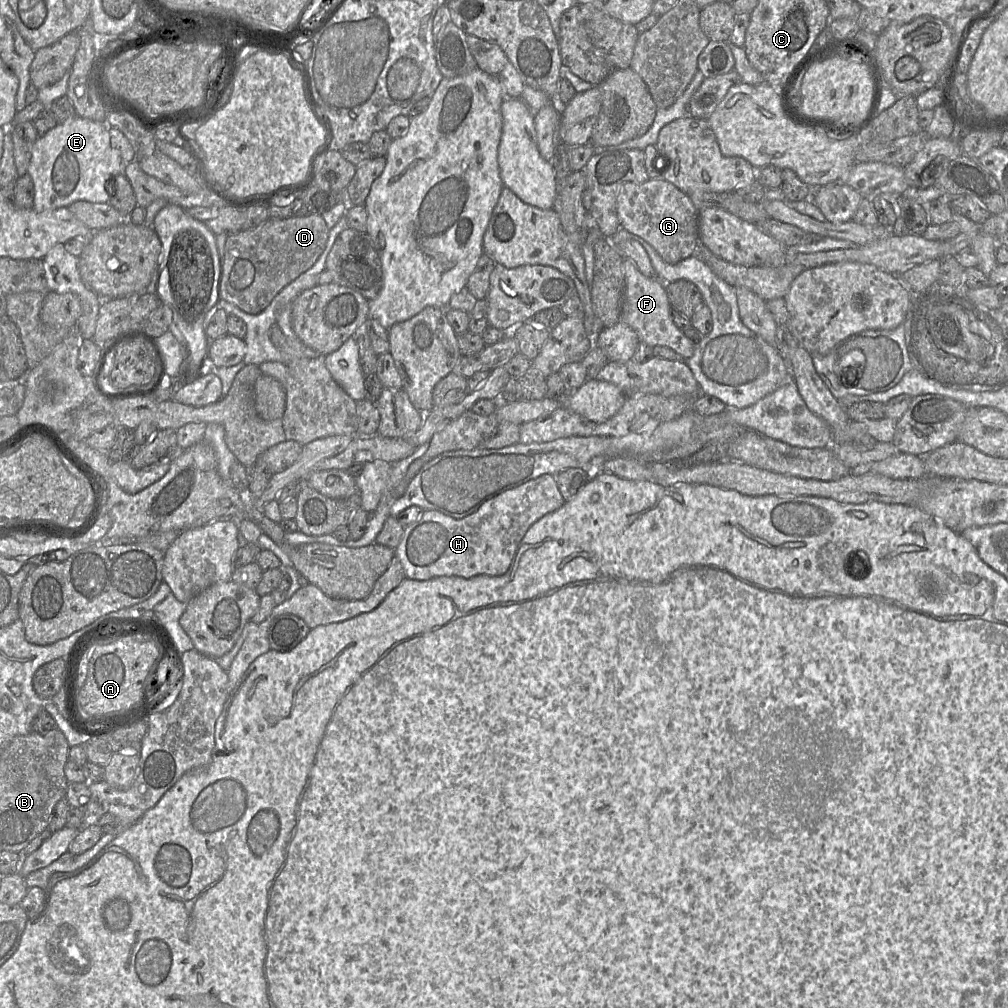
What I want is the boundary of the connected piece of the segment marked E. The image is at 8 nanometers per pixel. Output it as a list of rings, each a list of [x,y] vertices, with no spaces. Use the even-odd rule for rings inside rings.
[[[78,115],[40,136],[34,144],[28,175],[34,183],[34,209],[43,212],[68,207],[76,201],[110,203],[109,182],[123,171],[120,151],[113,147],[106,122]]]

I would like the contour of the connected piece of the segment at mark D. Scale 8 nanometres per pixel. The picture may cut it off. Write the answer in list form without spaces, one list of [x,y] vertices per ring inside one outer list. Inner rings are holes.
[[[322,215],[270,218],[259,226],[228,235],[220,281],[220,299],[250,314],[266,309],[276,295],[310,269],[323,253],[330,229]]]

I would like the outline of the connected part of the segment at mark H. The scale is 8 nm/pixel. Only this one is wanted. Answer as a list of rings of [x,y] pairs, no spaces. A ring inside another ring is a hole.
[[[545,474],[505,491],[462,519],[437,510],[424,510],[417,521],[405,526],[395,556],[400,560],[406,578],[413,580],[440,576],[497,576],[509,568],[532,524],[558,510],[564,503],[556,477]]]

